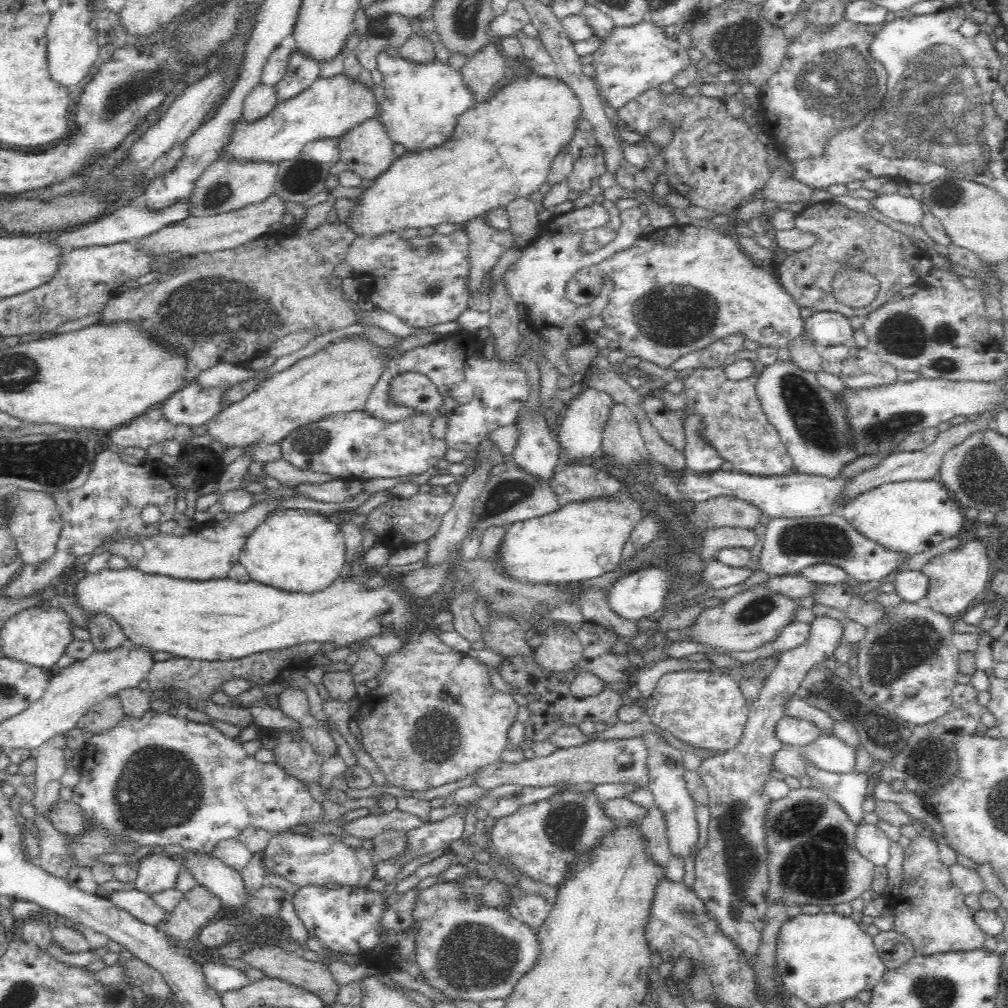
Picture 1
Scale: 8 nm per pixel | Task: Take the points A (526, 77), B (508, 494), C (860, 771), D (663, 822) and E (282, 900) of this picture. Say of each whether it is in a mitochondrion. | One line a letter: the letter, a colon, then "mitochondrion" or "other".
A: other
B: mitochondrion
C: other
D: other
E: other

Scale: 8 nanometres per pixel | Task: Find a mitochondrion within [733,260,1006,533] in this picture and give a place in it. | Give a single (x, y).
(900, 335)

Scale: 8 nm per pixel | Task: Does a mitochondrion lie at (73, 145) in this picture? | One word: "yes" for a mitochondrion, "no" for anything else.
no

